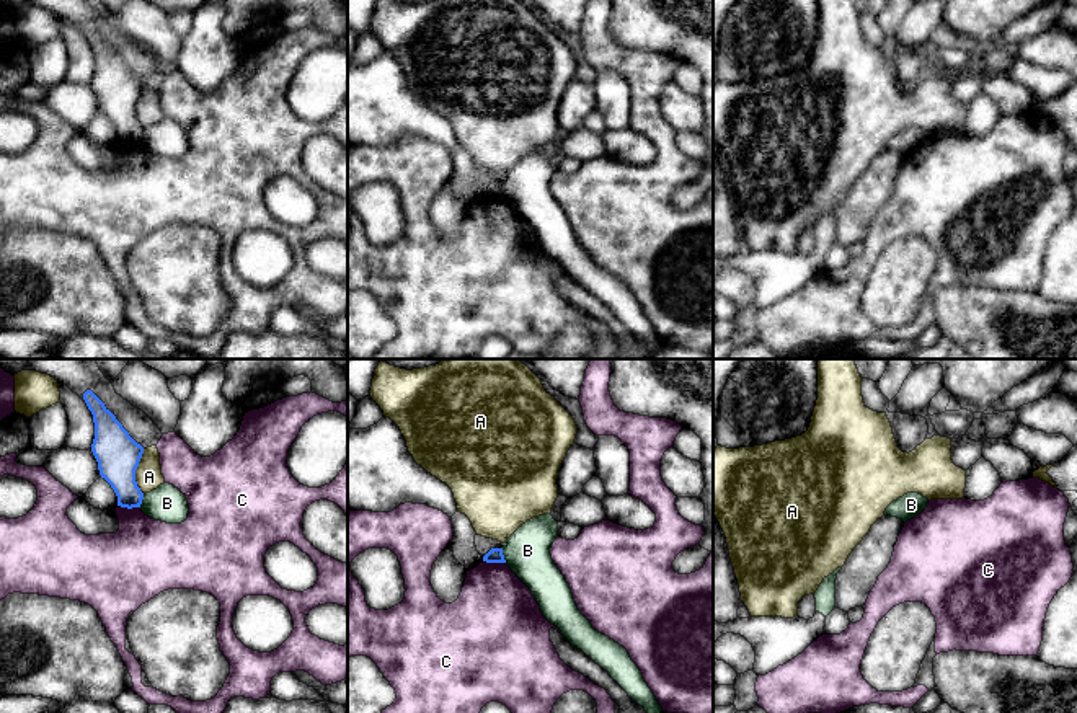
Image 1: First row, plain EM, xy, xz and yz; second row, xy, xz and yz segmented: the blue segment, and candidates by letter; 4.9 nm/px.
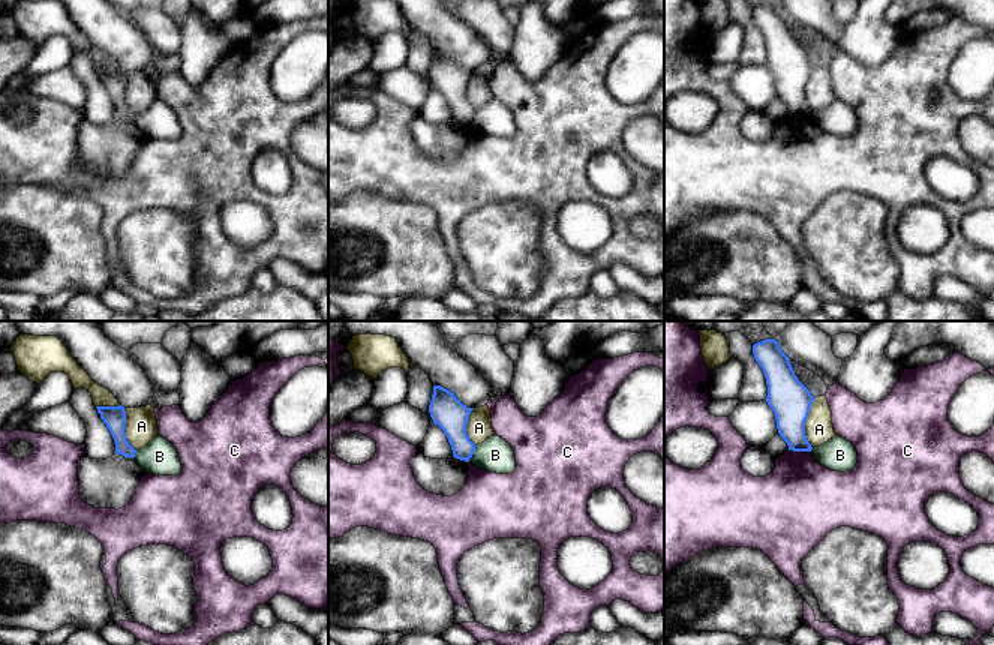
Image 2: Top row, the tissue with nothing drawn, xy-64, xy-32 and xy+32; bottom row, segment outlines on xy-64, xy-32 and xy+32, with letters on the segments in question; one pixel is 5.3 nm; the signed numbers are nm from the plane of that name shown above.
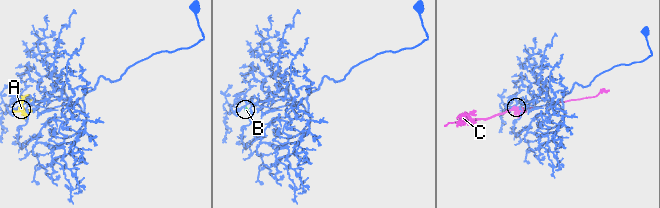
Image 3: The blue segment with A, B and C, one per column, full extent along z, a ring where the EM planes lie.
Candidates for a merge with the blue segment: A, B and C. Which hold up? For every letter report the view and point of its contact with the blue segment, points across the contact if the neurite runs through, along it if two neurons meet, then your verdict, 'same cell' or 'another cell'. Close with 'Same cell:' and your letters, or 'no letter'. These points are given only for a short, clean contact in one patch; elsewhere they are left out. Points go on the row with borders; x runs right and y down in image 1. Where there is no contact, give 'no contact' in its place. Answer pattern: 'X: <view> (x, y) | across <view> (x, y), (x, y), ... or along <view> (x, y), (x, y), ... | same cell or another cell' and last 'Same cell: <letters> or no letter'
A: xy (134, 472) | along xy (144, 449), (136, 470), (136, 485), (142, 493) | another cell
B: xz (503, 555) | along xz (501, 547), (506, 562) | another cell
C: xy (129, 508) | another cell
Same cell: no letter

